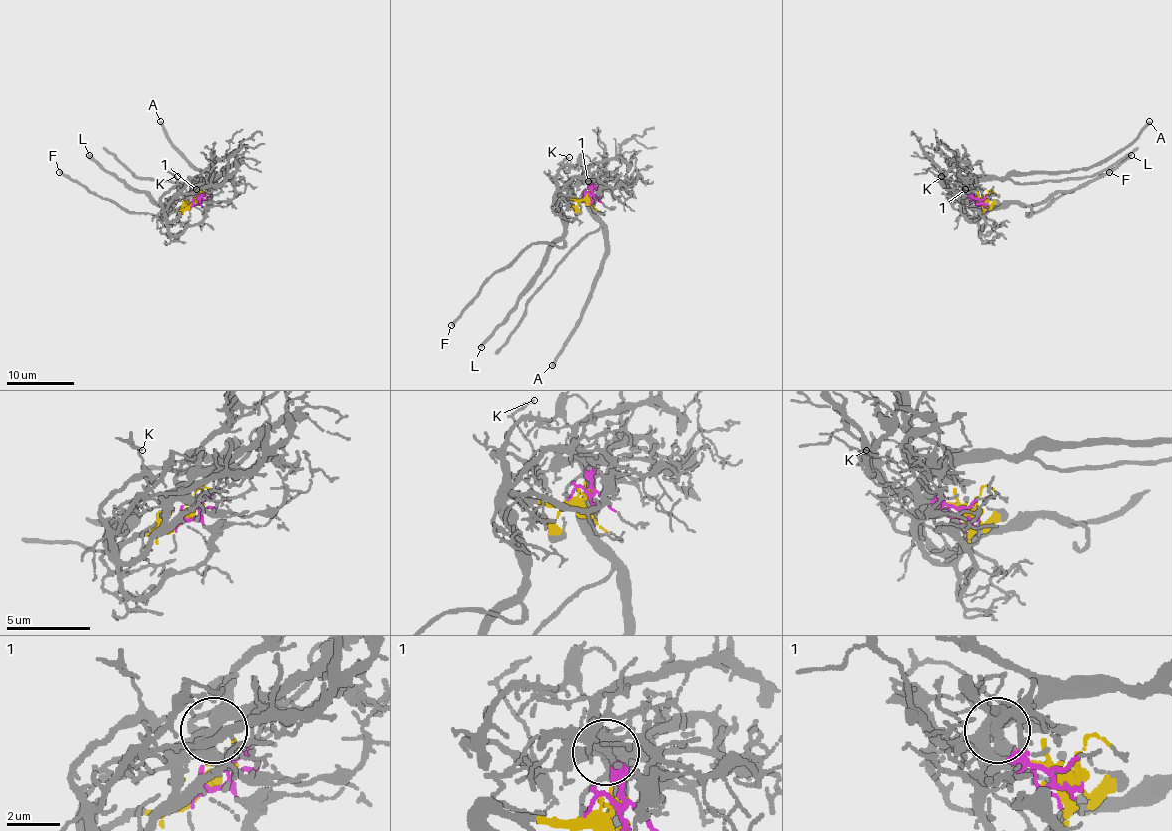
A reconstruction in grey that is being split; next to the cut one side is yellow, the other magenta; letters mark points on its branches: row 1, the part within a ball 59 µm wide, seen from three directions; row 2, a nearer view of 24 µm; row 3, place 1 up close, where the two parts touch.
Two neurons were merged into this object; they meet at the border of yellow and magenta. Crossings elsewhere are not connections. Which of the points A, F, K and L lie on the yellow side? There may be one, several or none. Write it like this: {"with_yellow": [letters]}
{"with_yellow": ["F", "K", "L"]}

